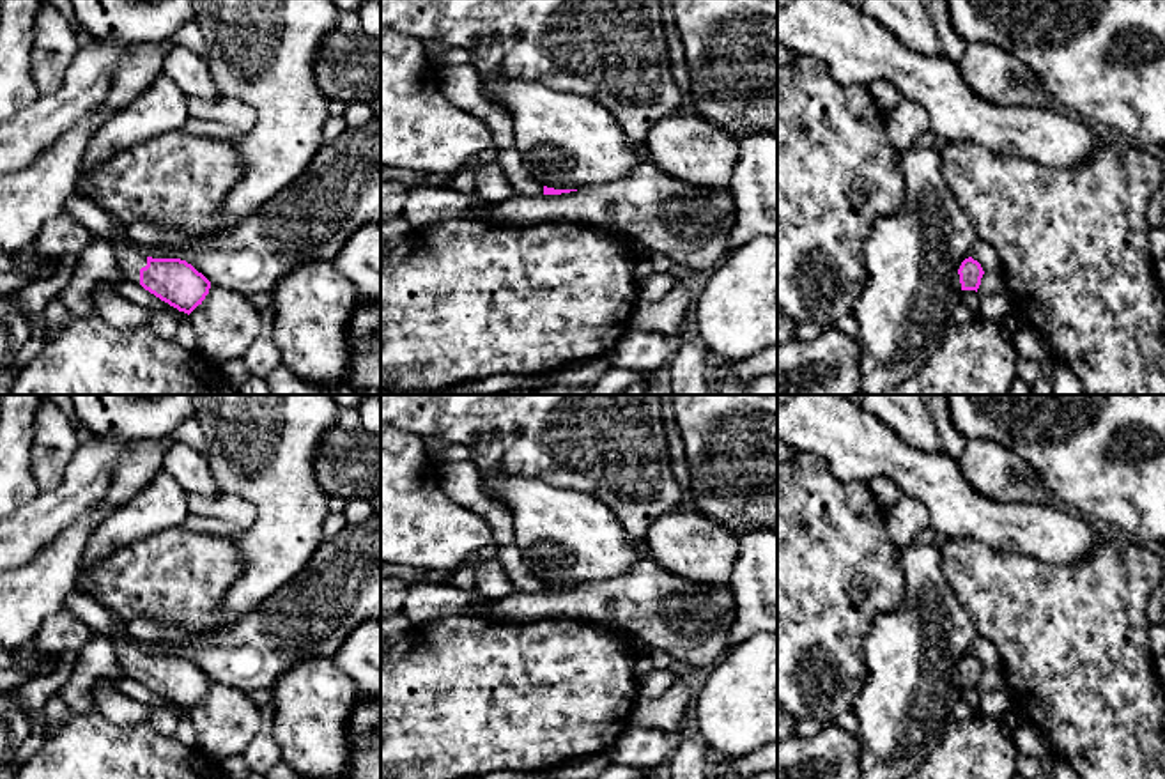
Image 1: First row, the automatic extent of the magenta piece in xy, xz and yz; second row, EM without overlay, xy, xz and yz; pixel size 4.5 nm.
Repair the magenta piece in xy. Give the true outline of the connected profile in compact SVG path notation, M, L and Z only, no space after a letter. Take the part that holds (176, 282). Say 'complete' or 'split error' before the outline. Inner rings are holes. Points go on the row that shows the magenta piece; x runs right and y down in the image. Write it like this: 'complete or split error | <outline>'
split error | M110 214L115 234L110 239L117 264L126 280L177 308L191 313L209 294L211 282L181 258L152 258L127 243L126 227Z

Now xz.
split error | M515 147L501 149L496 159L498 166L505 174L506 181L510 182L513 195L522 197L538 197L538 195L561 195L577 189L554 189L547 188L536 179L533 179L521 163L521 154Z

